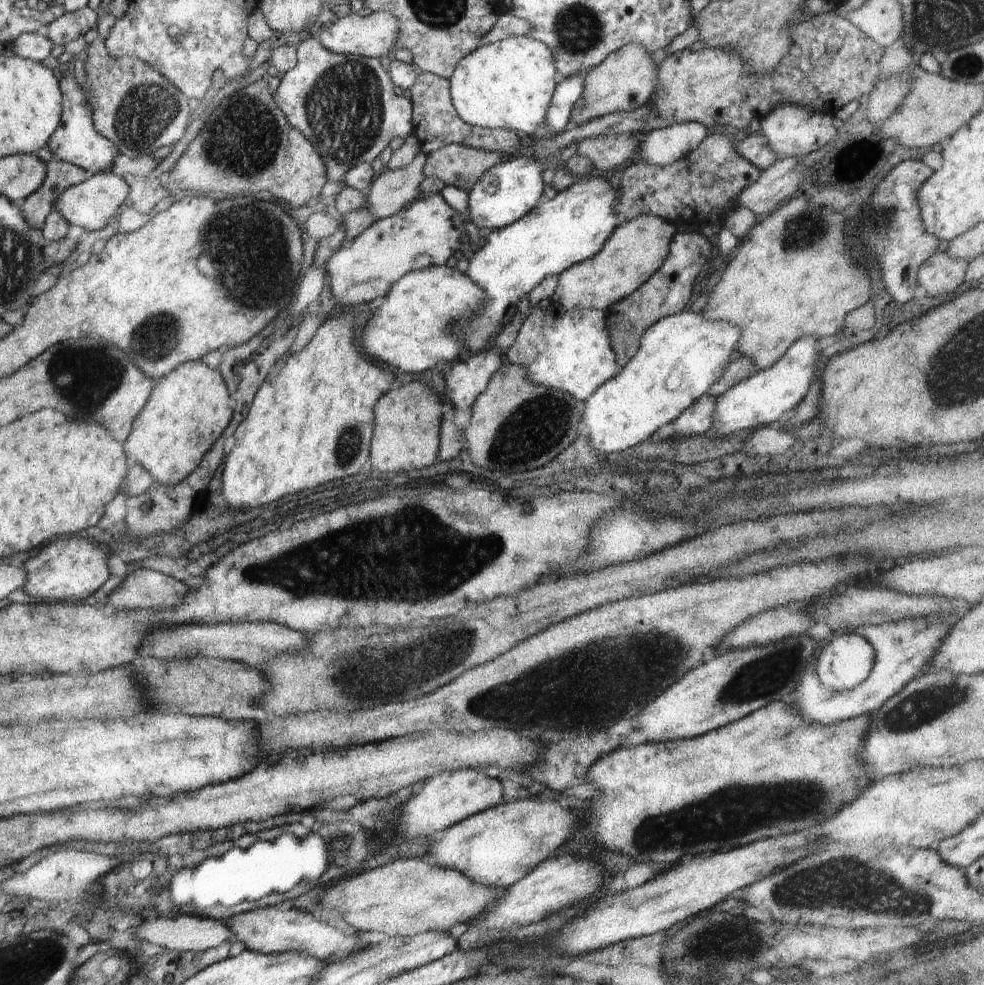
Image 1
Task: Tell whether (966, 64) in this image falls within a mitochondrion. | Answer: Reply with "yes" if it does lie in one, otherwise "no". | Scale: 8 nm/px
yes

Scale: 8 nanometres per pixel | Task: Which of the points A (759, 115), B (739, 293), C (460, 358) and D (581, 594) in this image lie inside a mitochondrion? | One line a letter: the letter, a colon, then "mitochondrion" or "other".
A: other
B: other
C: other
D: other

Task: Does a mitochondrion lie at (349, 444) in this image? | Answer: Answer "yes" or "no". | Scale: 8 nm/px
yes

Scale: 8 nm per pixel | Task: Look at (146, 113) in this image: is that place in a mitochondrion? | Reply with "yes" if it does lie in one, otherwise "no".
yes

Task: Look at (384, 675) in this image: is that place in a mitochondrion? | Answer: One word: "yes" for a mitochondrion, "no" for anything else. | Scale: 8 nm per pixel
yes

